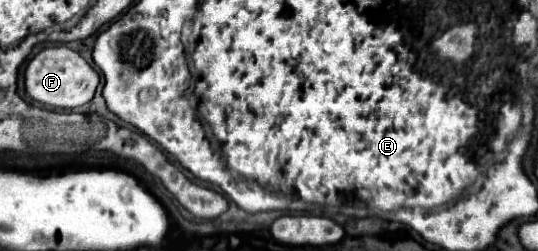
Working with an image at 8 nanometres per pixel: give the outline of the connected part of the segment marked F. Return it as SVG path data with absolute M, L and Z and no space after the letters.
M52 45L42 49L26 67L26 93L38 103L58 109L74 109L92 101L98 83L98 73L80 57L80 53L66 45Z

